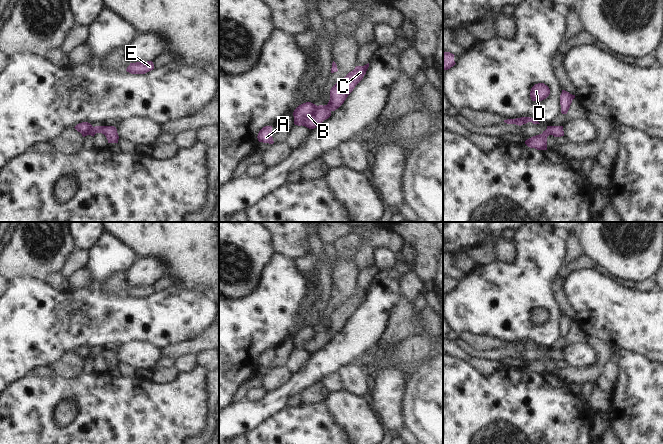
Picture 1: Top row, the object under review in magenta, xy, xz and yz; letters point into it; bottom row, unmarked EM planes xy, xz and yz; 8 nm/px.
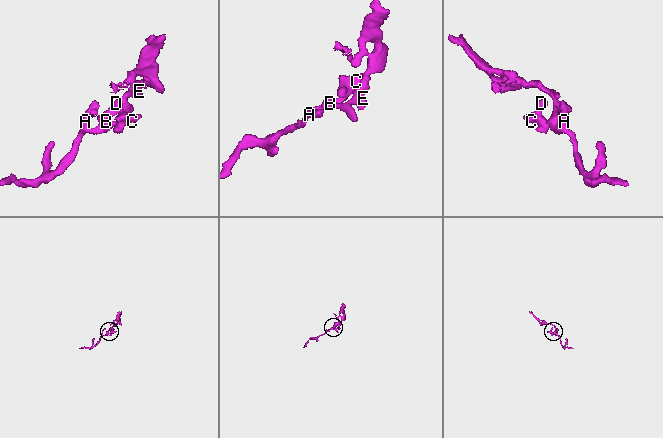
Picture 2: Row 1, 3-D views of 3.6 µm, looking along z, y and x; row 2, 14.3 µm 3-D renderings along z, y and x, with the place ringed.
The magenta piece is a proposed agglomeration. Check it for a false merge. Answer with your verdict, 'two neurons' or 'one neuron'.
one neuron

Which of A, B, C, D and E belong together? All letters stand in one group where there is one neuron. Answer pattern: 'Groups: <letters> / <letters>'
Groups: A B C D E.

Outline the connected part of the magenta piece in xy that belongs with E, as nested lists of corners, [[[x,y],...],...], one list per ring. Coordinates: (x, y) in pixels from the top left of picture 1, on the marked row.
[[[152,61],[130,63],[126,71],[131,74],[145,74],[154,69]]]

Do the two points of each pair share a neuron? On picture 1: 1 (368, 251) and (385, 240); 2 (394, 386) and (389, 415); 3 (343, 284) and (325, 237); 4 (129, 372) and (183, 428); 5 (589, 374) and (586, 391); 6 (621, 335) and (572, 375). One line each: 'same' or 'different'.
1: same
2: same
3: different
4: different
5: different
6: different

